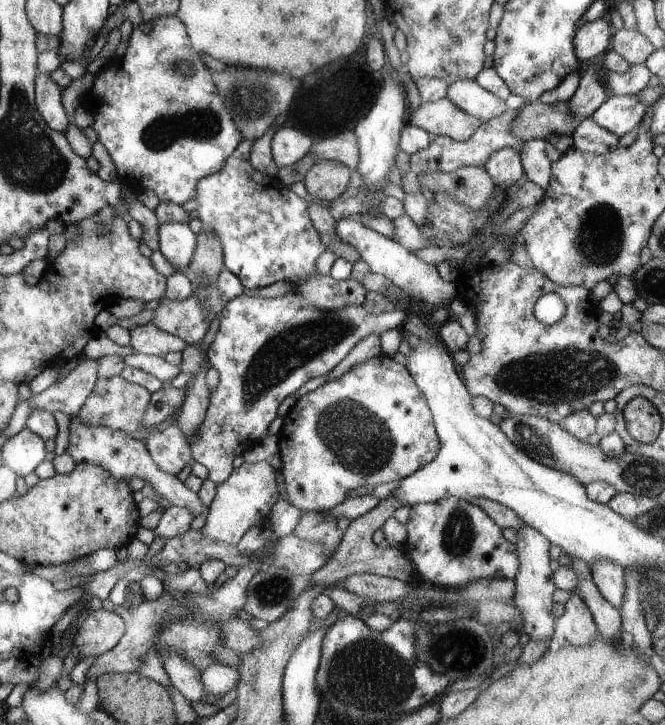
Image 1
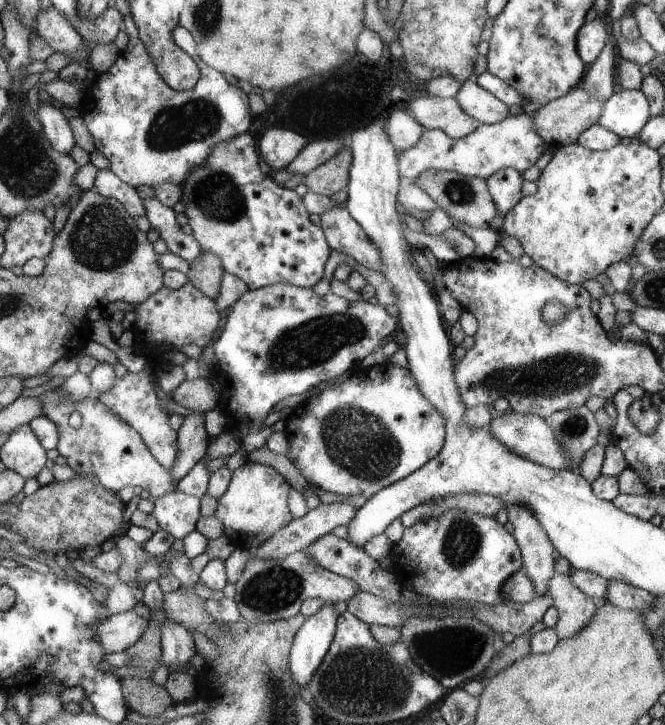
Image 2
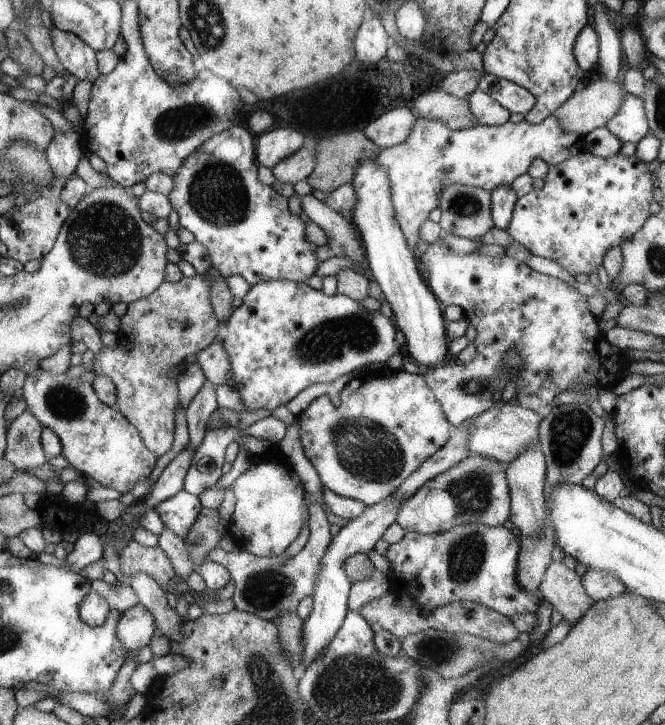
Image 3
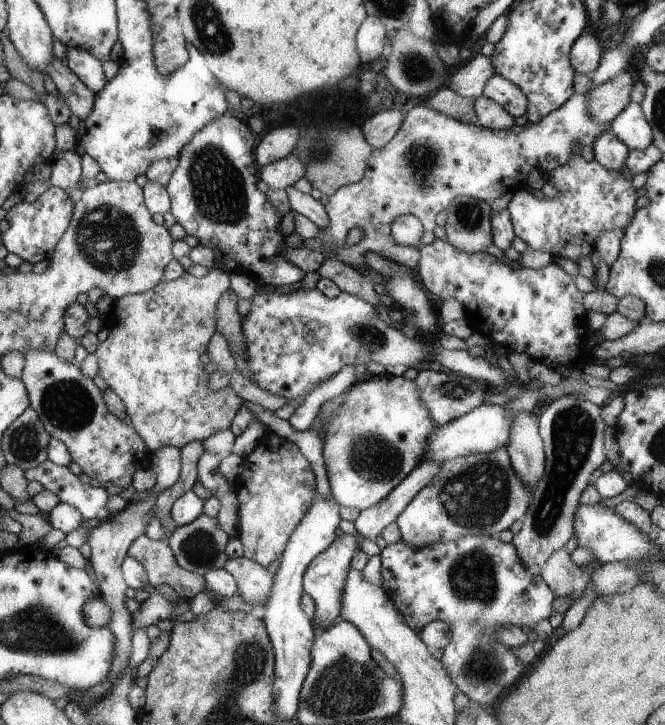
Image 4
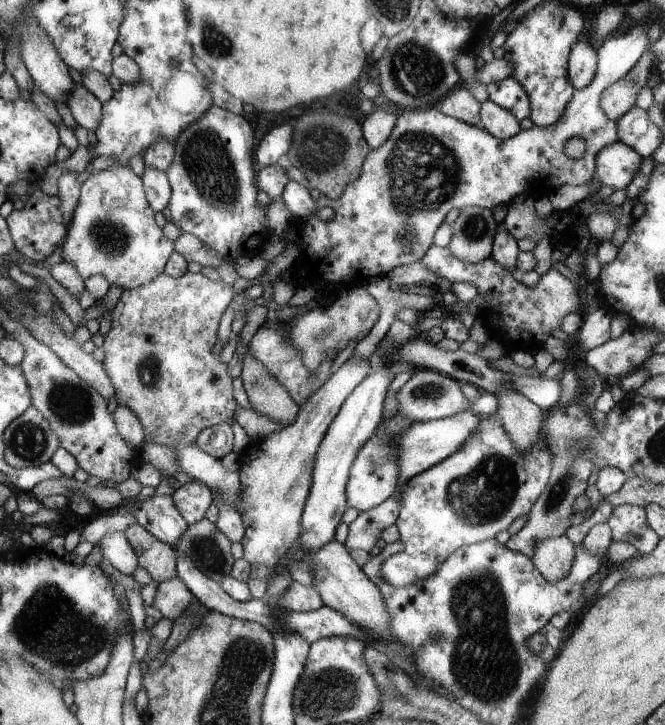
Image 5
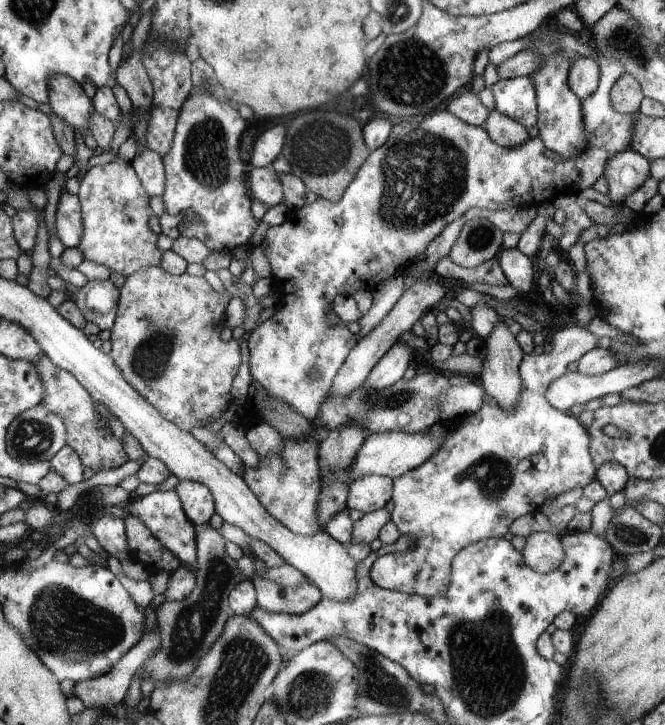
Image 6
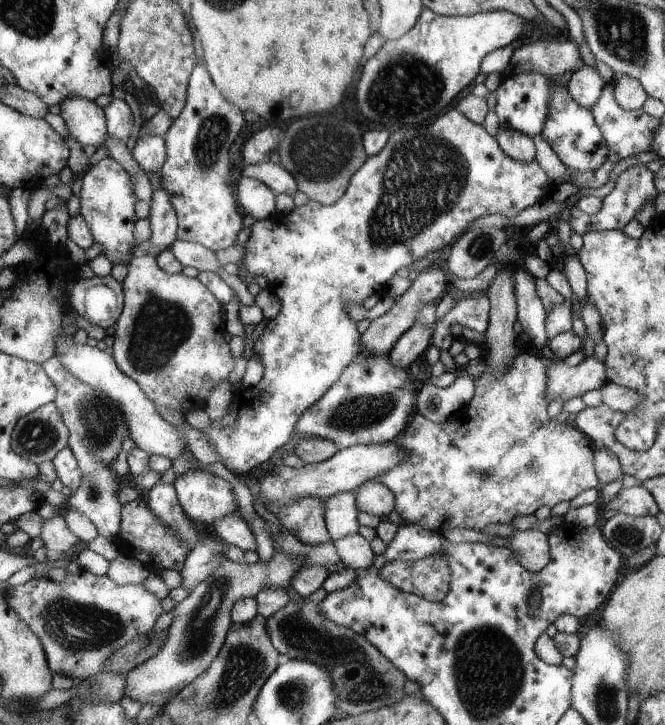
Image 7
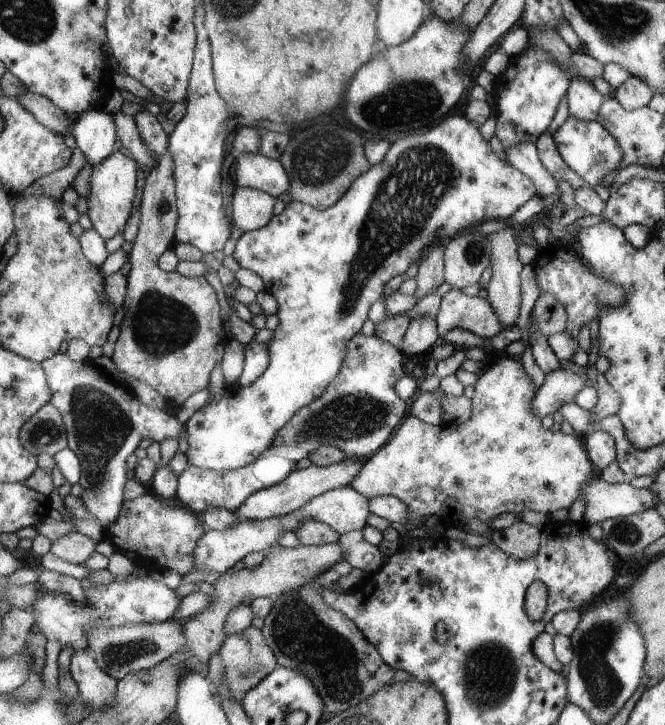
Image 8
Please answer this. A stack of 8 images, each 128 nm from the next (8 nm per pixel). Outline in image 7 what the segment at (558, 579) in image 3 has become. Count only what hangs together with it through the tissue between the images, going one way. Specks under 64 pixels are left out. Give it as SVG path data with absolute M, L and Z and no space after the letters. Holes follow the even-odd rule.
M536 529L515 531L509 537L508 548L529 571L540 572L550 562L550 544L547 534Z

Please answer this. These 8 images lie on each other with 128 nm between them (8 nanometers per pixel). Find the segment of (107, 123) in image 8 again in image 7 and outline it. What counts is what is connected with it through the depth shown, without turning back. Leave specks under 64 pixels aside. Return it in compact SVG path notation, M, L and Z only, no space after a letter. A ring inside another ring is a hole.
M74 96L60 104L60 116L64 119L69 134L82 146L100 147L108 136L104 109L92 100Z

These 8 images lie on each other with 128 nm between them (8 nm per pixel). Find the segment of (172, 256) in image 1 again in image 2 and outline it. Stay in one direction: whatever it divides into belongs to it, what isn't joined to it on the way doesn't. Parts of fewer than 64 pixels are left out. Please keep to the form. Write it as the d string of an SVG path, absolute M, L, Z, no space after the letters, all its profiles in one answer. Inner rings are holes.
M146 198L142 201L146 216L150 221L151 228L156 230L161 240L168 246L169 252L180 256L188 263L194 262L200 258L203 248L198 244L198 240L193 234L182 232L177 214L173 208L164 206L158 198Z

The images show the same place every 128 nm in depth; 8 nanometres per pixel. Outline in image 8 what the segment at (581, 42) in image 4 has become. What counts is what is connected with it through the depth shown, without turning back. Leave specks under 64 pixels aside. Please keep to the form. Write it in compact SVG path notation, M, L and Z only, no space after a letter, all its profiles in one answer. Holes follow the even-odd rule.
M570 77L571 82L566 94L566 104L571 116L580 118L584 122L598 121L603 96L588 78Z

